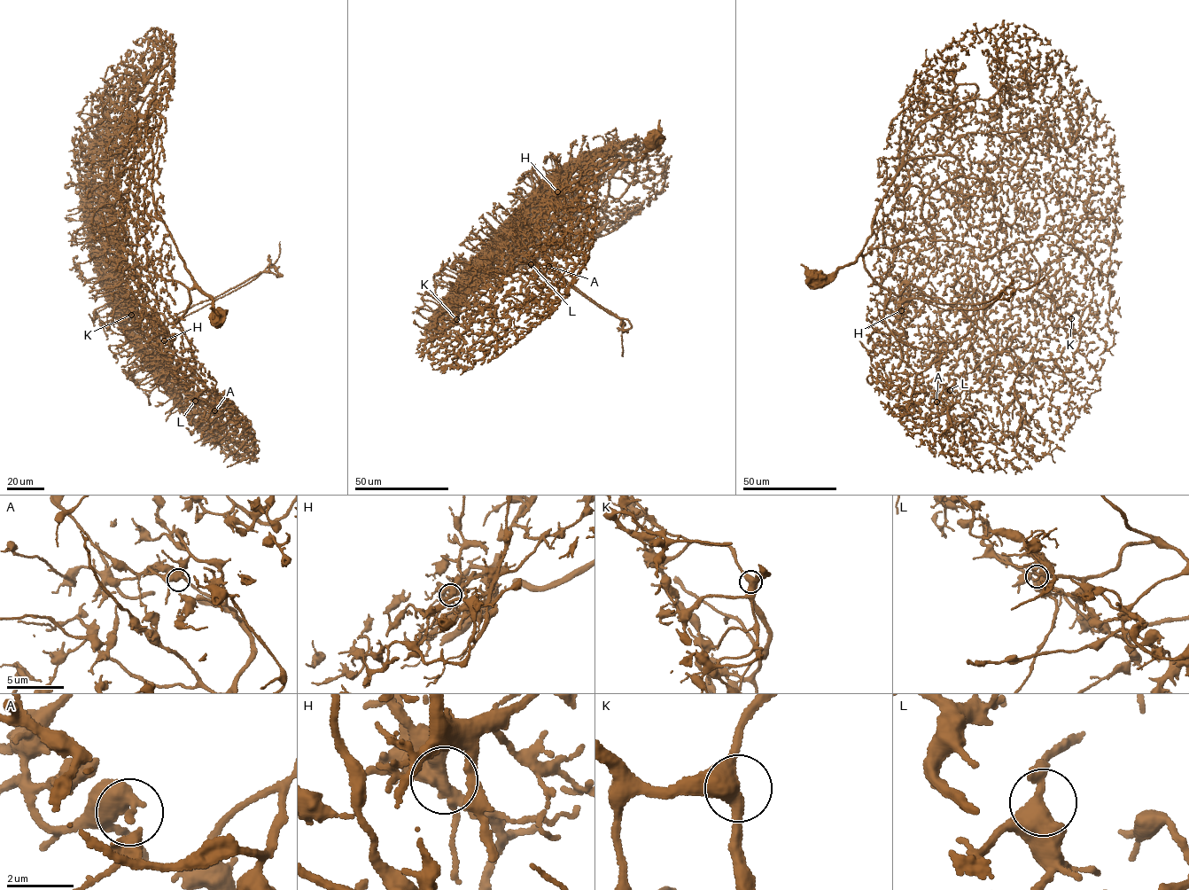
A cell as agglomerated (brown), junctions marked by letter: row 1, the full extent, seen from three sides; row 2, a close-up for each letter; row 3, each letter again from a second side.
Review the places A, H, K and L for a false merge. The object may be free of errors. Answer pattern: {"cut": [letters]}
{"cut": ["H"]}

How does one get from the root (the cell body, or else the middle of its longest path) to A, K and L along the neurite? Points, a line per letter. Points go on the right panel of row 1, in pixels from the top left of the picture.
A: (820, 280), (862, 254), (869, 276), (890, 294), (887, 328), (942, 354), (936, 402)
K: (820, 280), (874, 248), (924, 238), (964, 244), (982, 260), (1024, 241), (1038, 265), (1037, 288), (1071, 318)
L: (820, 280), (862, 254), (869, 276), (890, 294), (887, 328), (942, 354), (936, 377), (950, 390)

